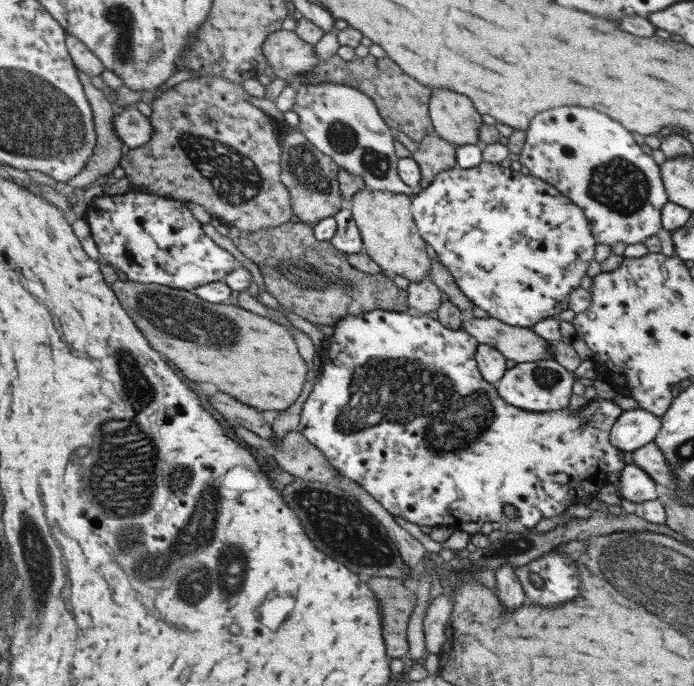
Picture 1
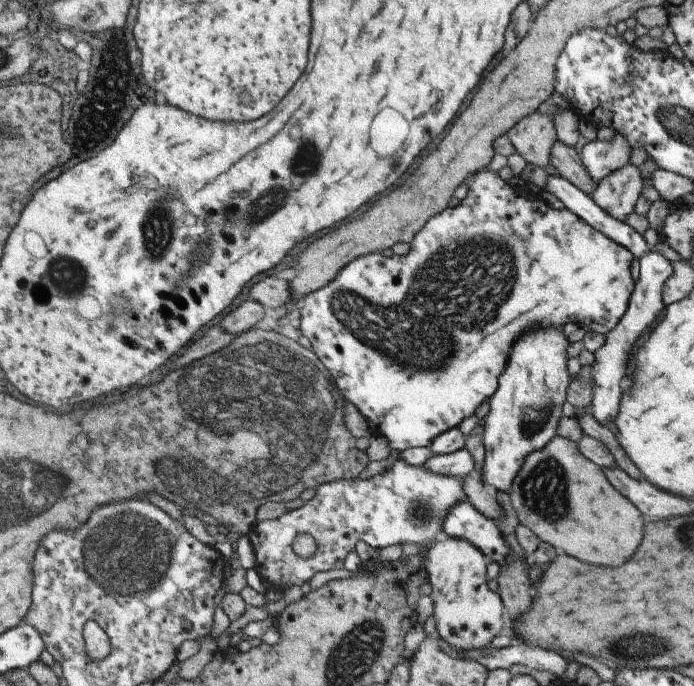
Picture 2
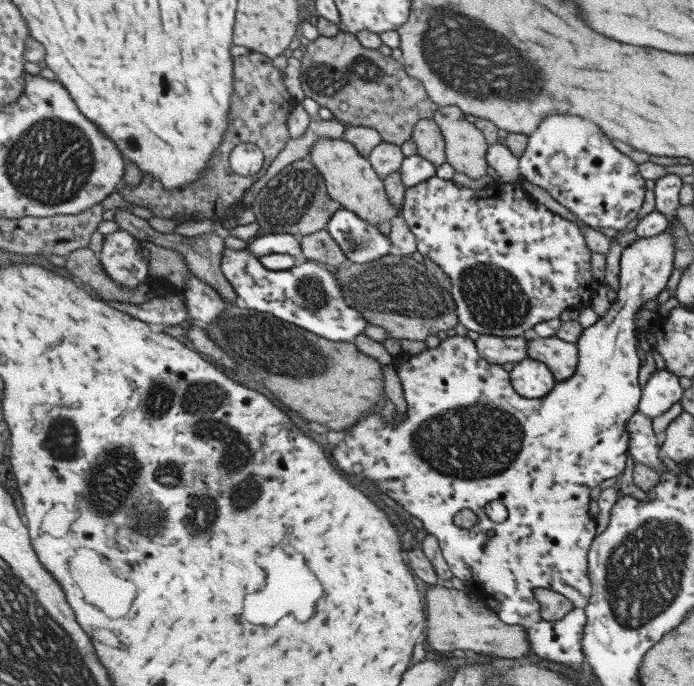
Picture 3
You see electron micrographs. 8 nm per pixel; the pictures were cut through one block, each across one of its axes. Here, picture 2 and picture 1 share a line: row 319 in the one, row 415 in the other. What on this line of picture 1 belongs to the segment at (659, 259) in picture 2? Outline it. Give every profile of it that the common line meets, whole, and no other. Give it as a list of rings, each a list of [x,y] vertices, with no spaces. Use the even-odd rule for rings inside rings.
[[[638,407],[620,414],[613,424],[609,439],[621,451],[634,452],[656,439],[661,429],[661,416]]]

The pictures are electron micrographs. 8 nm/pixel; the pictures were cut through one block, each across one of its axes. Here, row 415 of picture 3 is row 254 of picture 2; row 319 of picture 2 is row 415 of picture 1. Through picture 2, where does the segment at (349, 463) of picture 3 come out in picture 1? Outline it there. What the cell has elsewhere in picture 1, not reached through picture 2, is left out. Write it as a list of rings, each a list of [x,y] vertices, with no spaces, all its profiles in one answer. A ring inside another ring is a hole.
[[[379,309],[362,312],[359,316],[344,318],[333,328],[334,335],[328,338],[328,346],[318,352],[323,368],[320,379],[312,386],[312,392],[303,405],[297,432],[300,432],[308,442],[319,448],[334,469],[357,482],[392,516],[404,518],[404,520],[414,522],[418,526],[434,527],[441,524],[452,528],[452,530],[462,530],[469,535],[488,535],[494,530],[526,533],[543,518],[558,516],[572,504],[585,504],[588,496],[590,494],[596,495],[599,488],[608,481],[608,474],[620,474],[622,468],[627,465],[624,463],[622,451],[616,448],[616,445],[612,445],[609,439],[614,422],[620,418],[620,414],[623,412],[618,404],[613,400],[596,396],[574,410],[566,408],[548,412],[532,412],[522,408],[514,408],[500,397],[495,384],[483,379],[475,360],[475,352],[479,342],[462,328],[450,330],[445,328],[438,319],[432,319],[427,315],[416,314],[412,311],[400,313]],[[504,504],[514,505],[518,509],[518,518],[510,520],[504,514]]]

